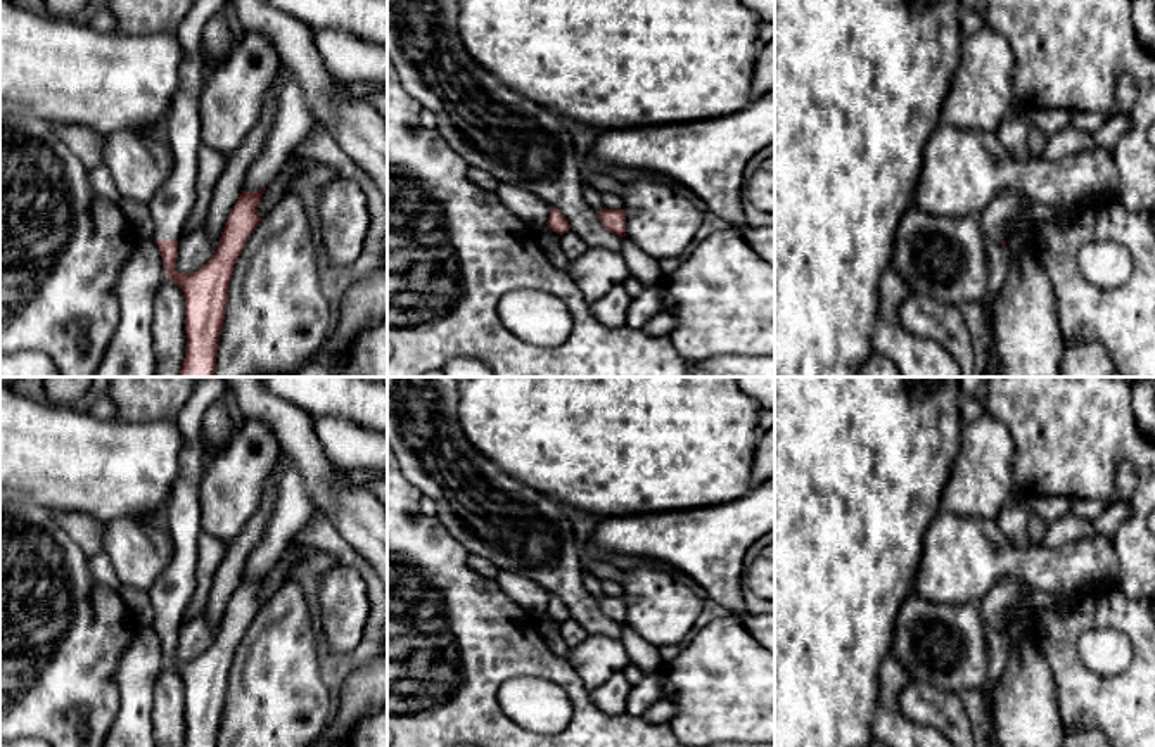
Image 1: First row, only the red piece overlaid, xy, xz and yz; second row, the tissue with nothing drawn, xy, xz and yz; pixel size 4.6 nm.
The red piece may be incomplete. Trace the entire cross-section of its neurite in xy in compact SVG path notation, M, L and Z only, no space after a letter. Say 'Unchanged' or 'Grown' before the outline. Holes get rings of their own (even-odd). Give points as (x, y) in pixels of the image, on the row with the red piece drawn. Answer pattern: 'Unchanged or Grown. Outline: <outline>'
Grown. Outline: M195 0L176 31L183 62L176 95L163 121L175 164L169 180L149 202L154 240L161 251L166 277L182 289L185 297L187 344L178 377L214 377L228 285L247 237L261 221L258 208L266 190L266 187L259 192L242 190L228 214L218 249L199 271L175 270L178 240L197 201L197 154L202 145L201 92L207 73L201 38L206 22L227 3L228 0Z

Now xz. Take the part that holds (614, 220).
Unchanged. Outline: M602 209L598 211L598 218L602 221L602 225L619 235L619 237L626 237L626 216L622 209Z

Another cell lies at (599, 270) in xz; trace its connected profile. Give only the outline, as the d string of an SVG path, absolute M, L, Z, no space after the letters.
M588 247L581 258L569 263L567 273L576 280L588 304L629 277L622 254L602 247Z

